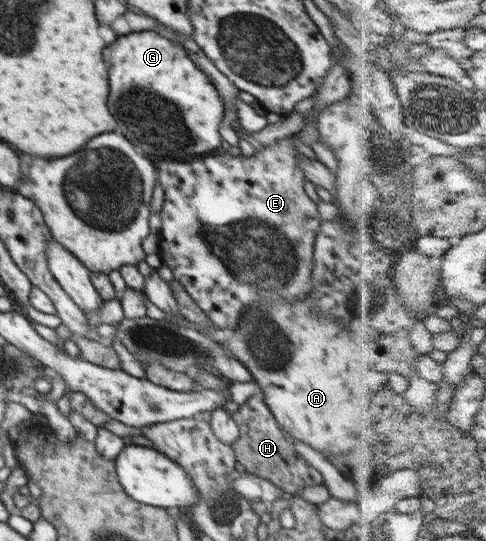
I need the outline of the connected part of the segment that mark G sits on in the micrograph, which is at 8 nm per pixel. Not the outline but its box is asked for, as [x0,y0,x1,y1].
[103,29,224,158]

